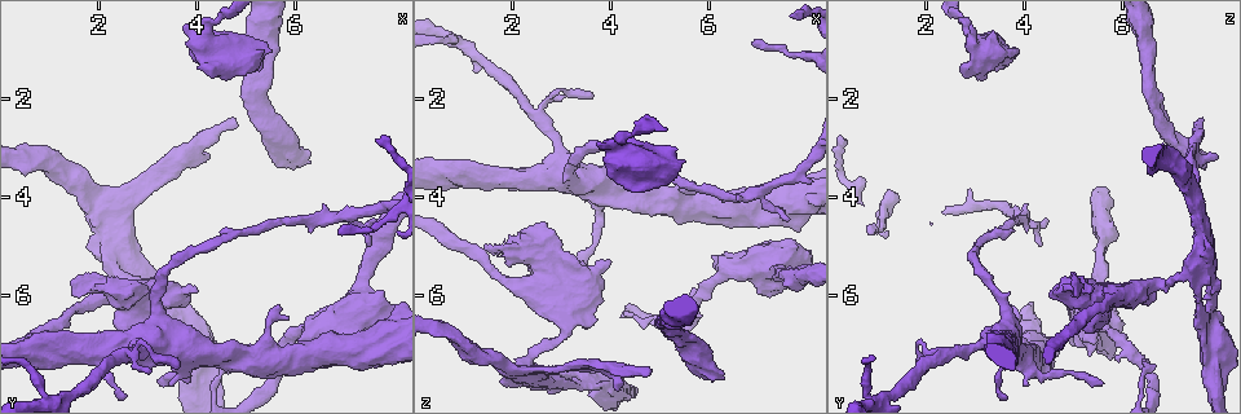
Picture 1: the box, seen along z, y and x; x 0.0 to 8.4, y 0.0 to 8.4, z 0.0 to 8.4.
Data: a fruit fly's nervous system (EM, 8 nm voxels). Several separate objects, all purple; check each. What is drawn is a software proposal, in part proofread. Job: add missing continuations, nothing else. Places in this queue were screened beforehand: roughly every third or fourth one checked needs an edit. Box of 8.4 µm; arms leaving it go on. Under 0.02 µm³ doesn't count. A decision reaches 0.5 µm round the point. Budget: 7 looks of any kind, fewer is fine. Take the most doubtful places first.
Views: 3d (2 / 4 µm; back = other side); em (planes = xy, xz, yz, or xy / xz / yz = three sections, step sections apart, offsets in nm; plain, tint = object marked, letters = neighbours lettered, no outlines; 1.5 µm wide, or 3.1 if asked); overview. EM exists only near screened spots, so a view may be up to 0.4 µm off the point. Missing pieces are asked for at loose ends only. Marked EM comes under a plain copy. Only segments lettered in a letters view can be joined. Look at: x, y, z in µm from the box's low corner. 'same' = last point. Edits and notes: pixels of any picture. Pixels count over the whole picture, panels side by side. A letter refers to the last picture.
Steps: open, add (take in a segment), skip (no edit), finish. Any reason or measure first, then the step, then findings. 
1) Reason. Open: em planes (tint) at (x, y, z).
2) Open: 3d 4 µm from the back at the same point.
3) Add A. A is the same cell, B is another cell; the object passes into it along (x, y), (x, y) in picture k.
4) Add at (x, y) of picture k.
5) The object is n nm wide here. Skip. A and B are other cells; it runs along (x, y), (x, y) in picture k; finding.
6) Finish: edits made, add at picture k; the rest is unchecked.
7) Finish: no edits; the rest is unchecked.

Stops while still wide. Open: em planes (letters) at (5.35, 1.00, 3.05).

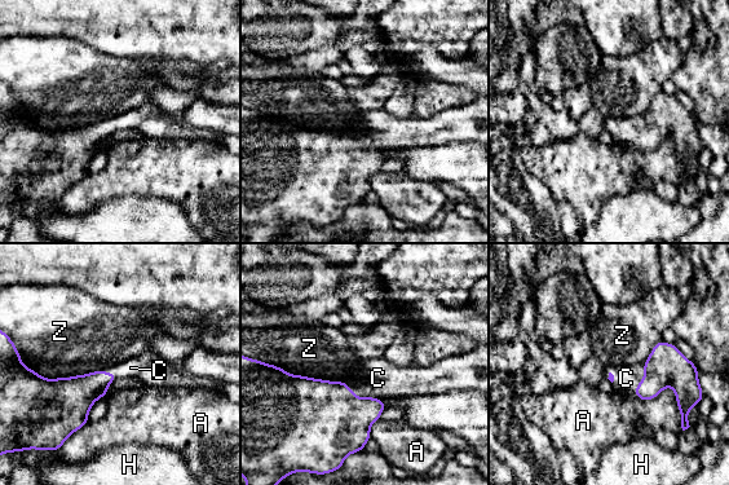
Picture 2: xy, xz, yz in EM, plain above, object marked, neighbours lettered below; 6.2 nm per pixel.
Add C. C is the same cell, A, H and Z are other cells; the object passes into it along (331, 423), (362, 397), (378, 378) in picture 2; it goes on there.

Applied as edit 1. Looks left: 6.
Tapers out. Open: em xz step 4 (letters) at (7.50, 5.00, 4.40).

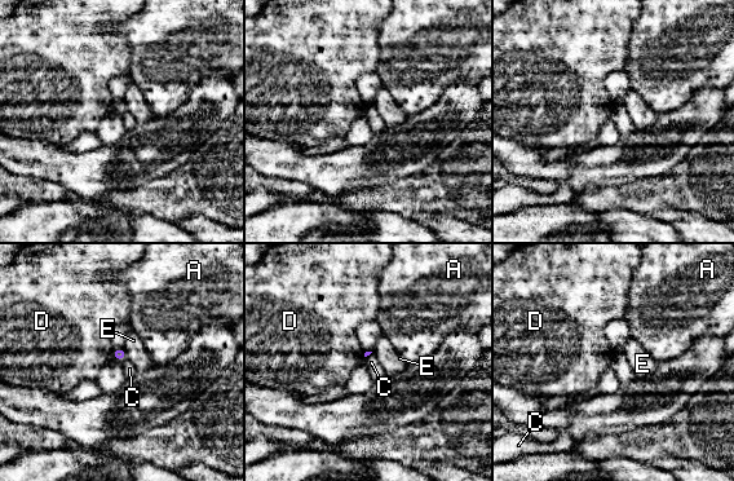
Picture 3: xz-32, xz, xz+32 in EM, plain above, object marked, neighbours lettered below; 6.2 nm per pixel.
Cut it another way. Open: em planes (letters) at the same point.

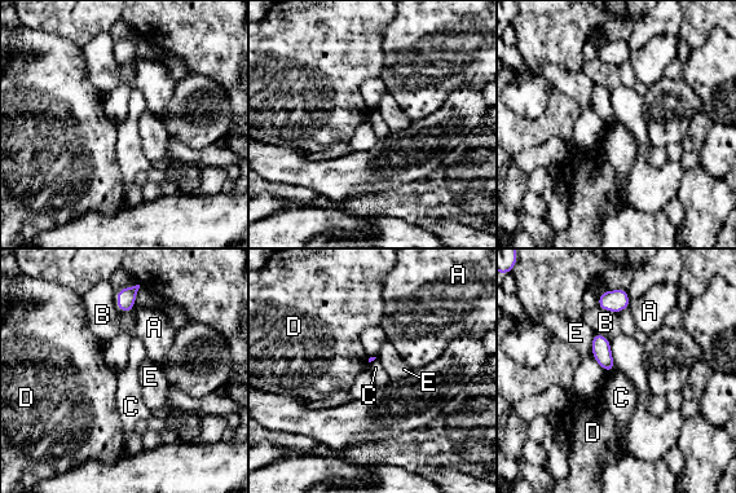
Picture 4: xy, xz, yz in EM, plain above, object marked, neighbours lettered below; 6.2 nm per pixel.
Skip. A, B, C, D and E are other cells; a border runs along (615, 369), (608, 373) in picture 4; none of them fits.

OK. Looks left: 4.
Free end. Open: em xz step 4 (tint) at (4.75, 2.60, 7.50).

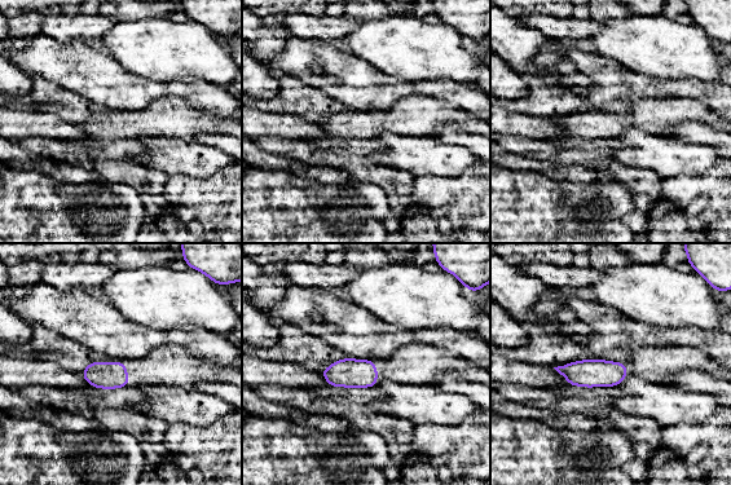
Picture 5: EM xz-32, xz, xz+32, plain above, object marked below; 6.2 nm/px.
Open: em planes (letters) at the same point.

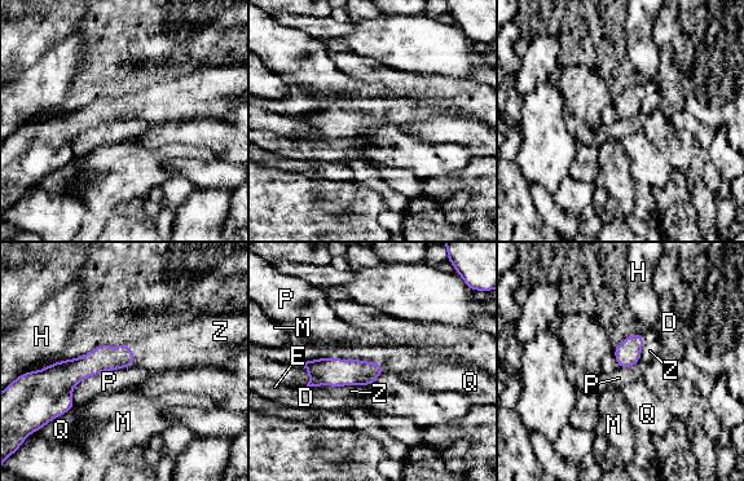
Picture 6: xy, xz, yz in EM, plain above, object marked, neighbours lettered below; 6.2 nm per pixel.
The object is 160 nm wide here. Add Z. Z is the same cell, D, E, H, M, P and Q are other cells; it goes on there.

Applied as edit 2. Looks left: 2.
Finish: edits made, add at picture 2, add at picture 6; the rest is unchecked.

